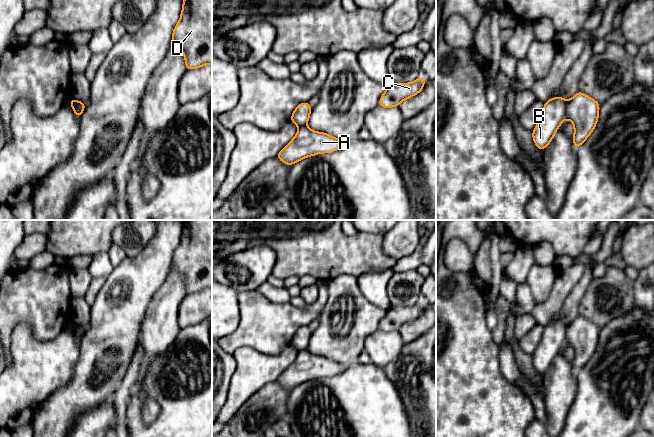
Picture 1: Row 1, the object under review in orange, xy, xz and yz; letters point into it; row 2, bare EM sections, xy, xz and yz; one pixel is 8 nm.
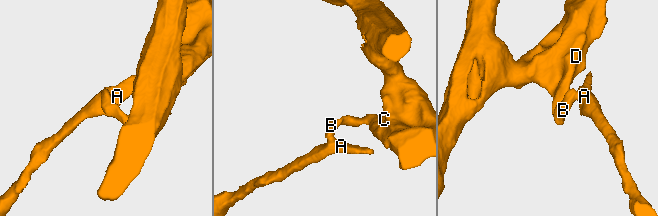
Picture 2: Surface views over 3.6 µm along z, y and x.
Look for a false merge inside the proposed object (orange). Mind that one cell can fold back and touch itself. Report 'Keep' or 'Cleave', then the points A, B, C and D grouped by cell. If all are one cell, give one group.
Cleave. Groups: A / B C D

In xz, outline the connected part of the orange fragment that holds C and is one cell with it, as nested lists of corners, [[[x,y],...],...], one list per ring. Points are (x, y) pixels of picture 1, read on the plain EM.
[[[420,301],[411,307],[391,306],[381,320],[378,330],[384,332],[398,331],[402,325],[420,317],[423,314],[425,305],[428,304]]]

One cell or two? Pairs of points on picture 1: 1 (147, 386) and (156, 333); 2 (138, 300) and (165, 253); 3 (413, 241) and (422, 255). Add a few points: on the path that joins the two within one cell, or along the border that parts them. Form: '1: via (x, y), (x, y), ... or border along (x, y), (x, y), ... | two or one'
1: border along (168, 346), (153, 359), (145, 376), (139, 382) | two
2: via (138, 288), (138, 280), (153, 265) | one
3: border along (421, 242), (412, 252), (397, 259) | two

